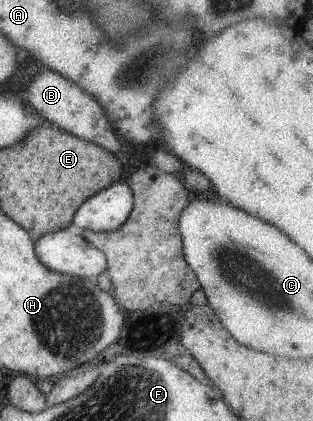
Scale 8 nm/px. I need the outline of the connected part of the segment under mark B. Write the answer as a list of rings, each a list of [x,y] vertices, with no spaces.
[[[43,71],[43,73],[35,75],[35,79],[27,85],[22,97],[25,97],[23,101],[35,109],[41,117],[45,117],[47,121],[55,123],[57,127],[69,131],[71,135],[77,135],[95,145],[101,145],[111,154],[119,151],[119,139],[113,133],[111,121],[105,117],[99,101],[95,101],[87,91],[83,91],[83,87],[79,87],[71,79],[67,79],[55,71]]]

